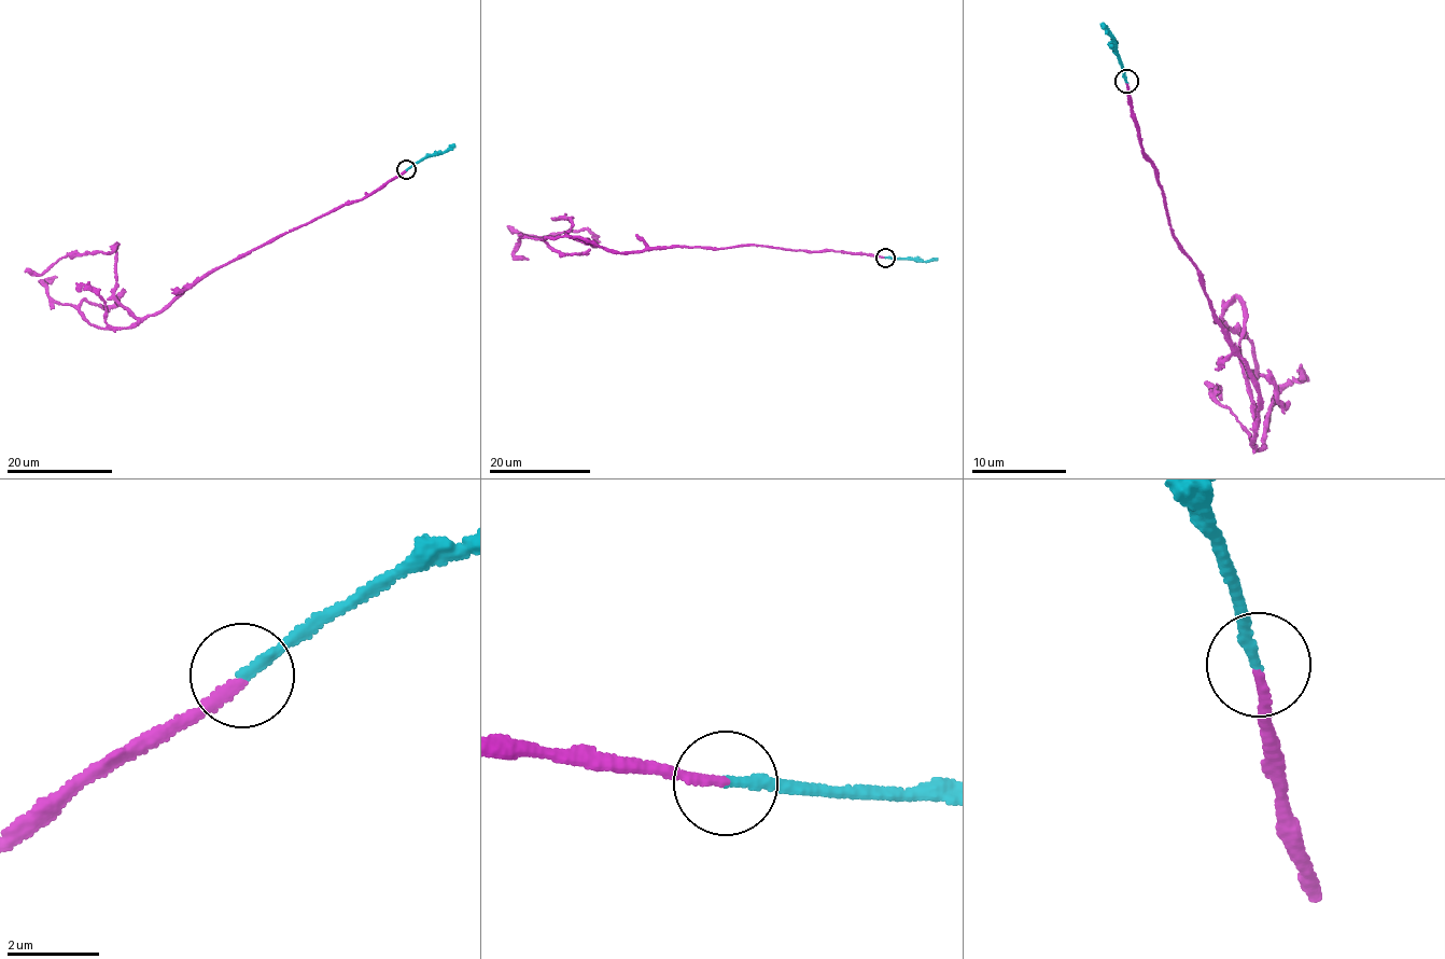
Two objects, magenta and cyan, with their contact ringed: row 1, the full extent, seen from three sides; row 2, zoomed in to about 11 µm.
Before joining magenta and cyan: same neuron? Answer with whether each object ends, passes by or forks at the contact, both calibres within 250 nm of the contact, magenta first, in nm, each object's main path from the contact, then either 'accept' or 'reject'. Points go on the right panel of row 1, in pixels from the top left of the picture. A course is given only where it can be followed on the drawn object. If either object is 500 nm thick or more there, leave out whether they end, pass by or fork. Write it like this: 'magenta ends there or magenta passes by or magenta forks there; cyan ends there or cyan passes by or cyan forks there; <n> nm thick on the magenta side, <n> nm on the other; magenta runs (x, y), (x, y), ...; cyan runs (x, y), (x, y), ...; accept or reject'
magenta ends there; cyan ends there; 200 nm thick on the magenta side, 220 nm on the other; magenta runs (1125, 82), (1168, 221), (1258, 383), (1258, 419), (1234, 299), (1217, 321), (1249, 338), (1258, 371), (1247, 377); cyan runs (1125, 82), (1119, 54), (1099, 23); accept

